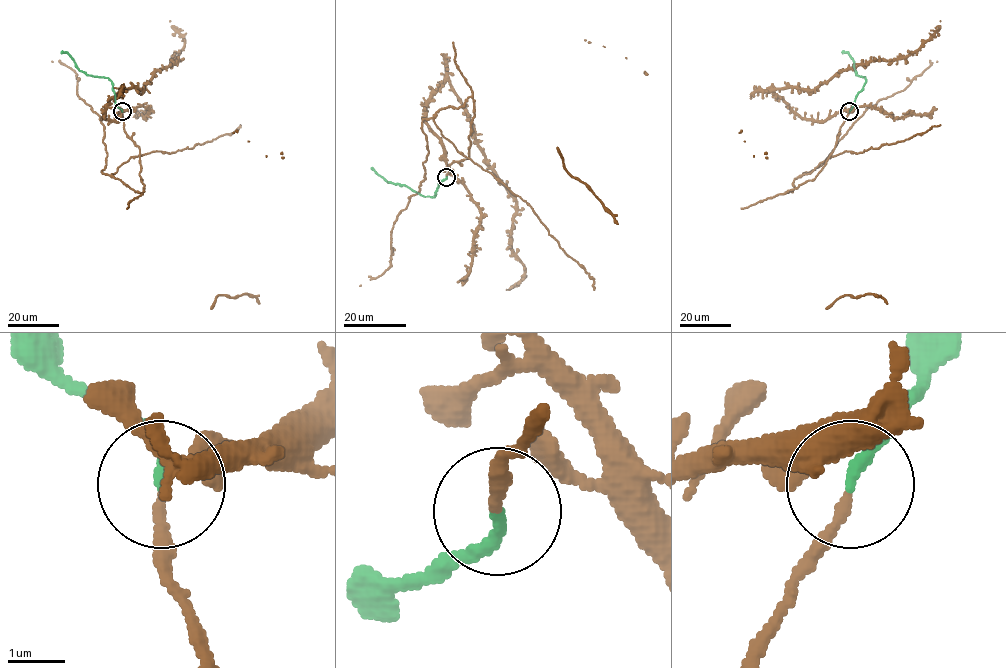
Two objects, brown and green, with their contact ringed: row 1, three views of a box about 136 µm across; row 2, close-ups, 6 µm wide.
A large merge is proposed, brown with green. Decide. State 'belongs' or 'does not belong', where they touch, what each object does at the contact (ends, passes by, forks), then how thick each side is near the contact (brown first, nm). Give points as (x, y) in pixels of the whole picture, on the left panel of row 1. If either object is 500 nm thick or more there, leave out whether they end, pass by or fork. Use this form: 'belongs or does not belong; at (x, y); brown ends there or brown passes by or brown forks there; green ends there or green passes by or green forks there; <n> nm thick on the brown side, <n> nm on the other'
belongs; at (122, 111); brown passes by; green ends there; 120 nm thick on the brown side, 200 nm on the other

